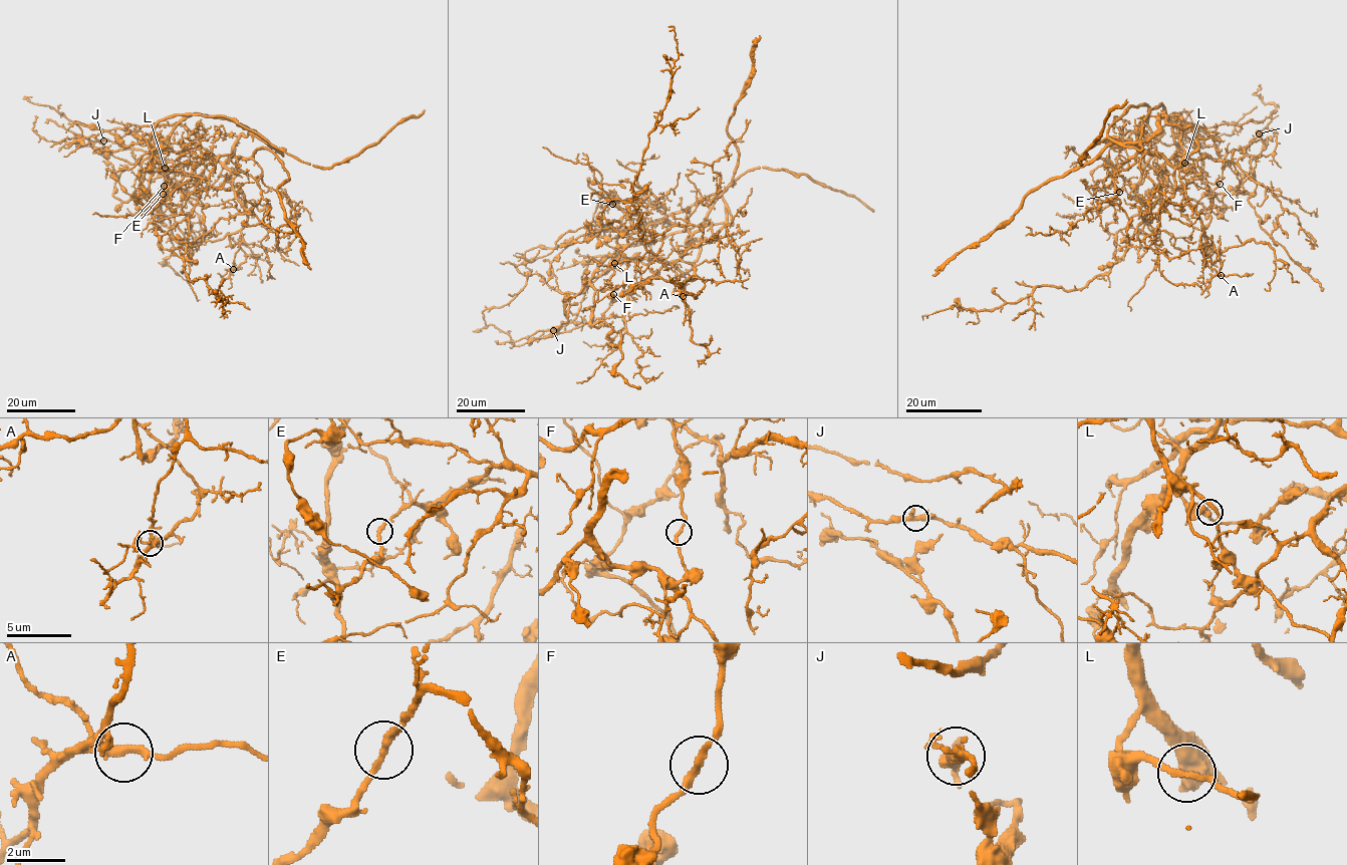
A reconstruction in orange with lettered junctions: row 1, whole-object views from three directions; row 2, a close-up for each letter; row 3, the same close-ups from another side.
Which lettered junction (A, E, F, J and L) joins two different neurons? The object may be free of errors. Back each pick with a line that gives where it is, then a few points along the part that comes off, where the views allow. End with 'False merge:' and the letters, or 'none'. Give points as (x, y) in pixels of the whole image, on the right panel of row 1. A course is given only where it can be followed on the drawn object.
A: (1221, 275) | (1221, 275), (1217, 274), (1222, 265), (1218, 253), (1220, 235)
False merge: A

